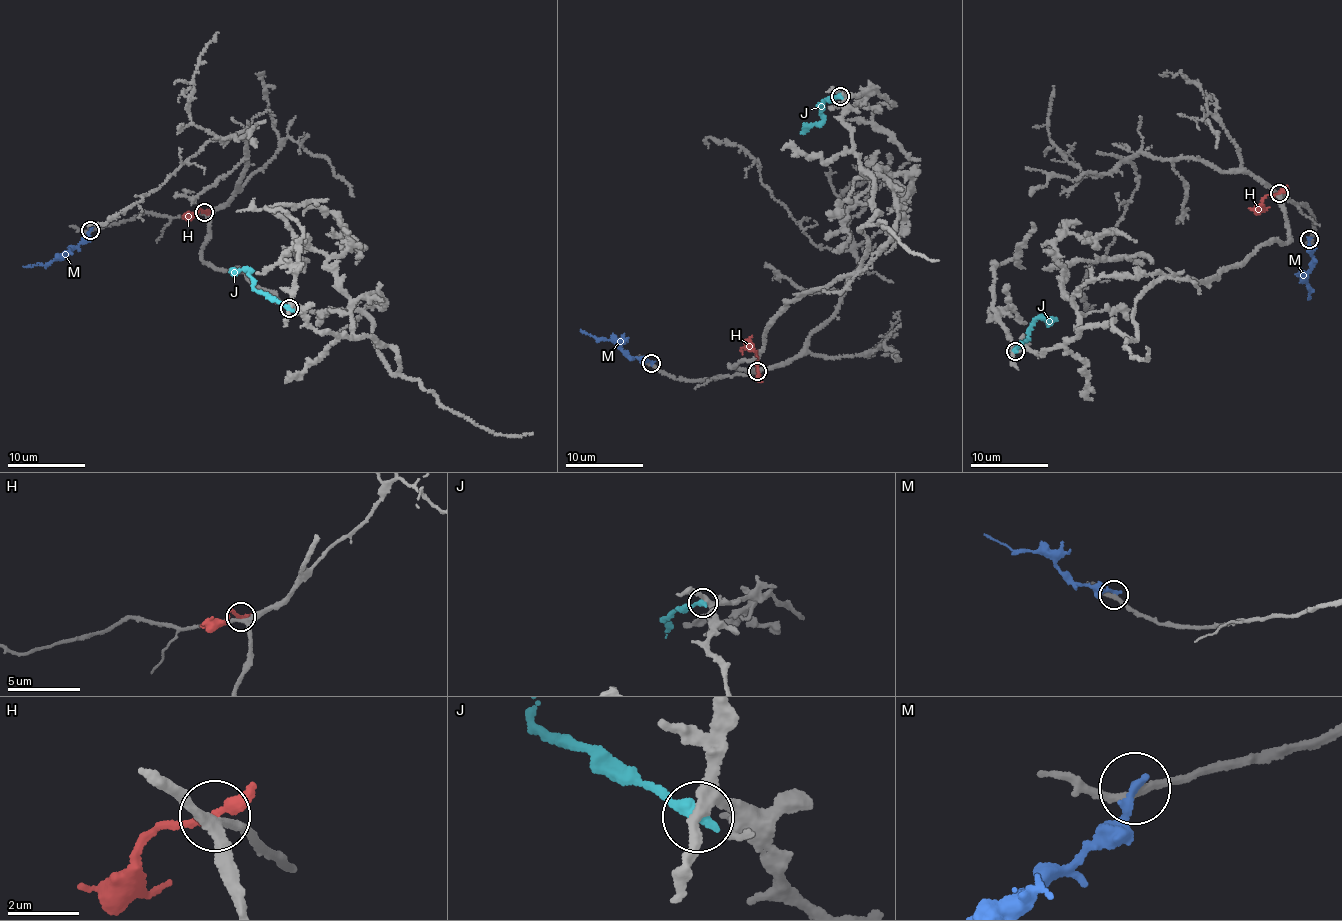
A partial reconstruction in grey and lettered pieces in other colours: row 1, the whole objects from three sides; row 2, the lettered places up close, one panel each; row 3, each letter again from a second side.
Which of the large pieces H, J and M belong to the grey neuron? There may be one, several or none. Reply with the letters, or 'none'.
none

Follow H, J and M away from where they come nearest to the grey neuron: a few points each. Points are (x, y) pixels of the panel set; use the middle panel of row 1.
H: (756, 371), (756, 353), (745, 347), (742, 354)
J: (839, 96), (822, 101), (819, 105), (823, 108), (818, 124), (806, 126), (800, 133)
M: (650, 363), (631, 357), (614, 342), (595, 339), (580, 329)

